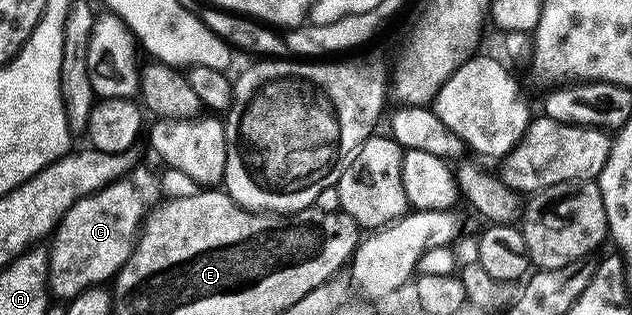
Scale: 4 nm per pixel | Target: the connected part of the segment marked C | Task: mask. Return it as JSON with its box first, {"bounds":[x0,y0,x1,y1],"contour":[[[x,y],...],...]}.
{"bounds":[48,167,162,299],"contour":[[[133,167],[119,180],[103,185],[97,193],[78,199],[58,222],[48,249],[48,287],[53,298],[71,299],[83,289],[103,286],[127,263],[142,232],[146,210],[162,197],[154,173],[152,177],[150,170],[140,168]]]}

